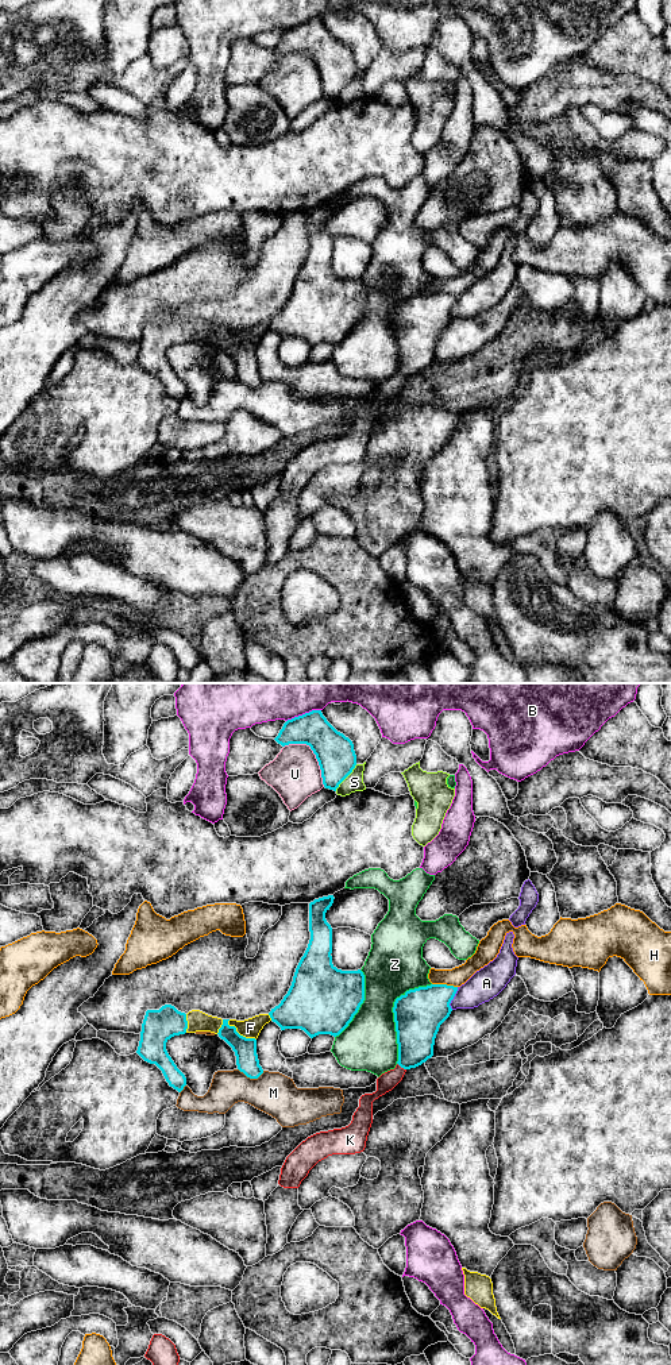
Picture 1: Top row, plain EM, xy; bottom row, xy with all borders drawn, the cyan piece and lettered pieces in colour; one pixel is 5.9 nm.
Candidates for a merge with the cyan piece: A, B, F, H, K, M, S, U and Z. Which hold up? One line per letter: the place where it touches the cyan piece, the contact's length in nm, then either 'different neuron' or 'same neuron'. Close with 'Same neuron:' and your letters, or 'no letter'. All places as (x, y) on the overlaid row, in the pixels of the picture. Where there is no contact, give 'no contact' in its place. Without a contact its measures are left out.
A: contact xy (452, 998); length 140 nm; different neuron
B: contact xy (303, 714); length 220 nm; different neuron
F: contact xy (239, 1034); length 200 nm; different neuron
H: contact xy (444, 984); length 150 nm; different neuron
K: contact xy (401, 1067); length 70 nm; same neuron
M: contact xy (251, 1078); length 160 nm; different neuron
S: contact xy (346, 777); length 200 nm; different neuron
U: contact xy (315, 754); length 340 nm; different neuron
Z: contact xy (394, 1014); length 500 nm; different neuron
Same neuron: K

